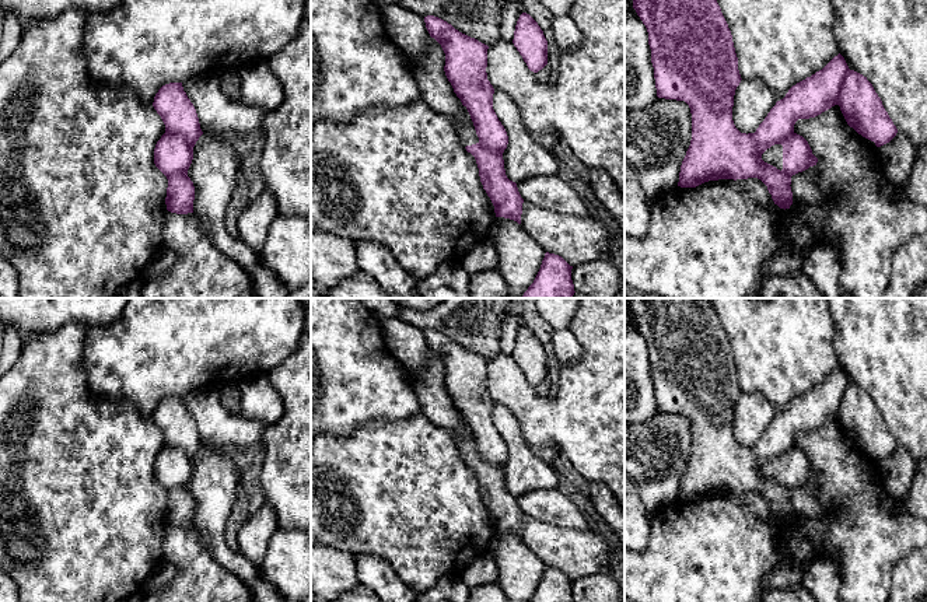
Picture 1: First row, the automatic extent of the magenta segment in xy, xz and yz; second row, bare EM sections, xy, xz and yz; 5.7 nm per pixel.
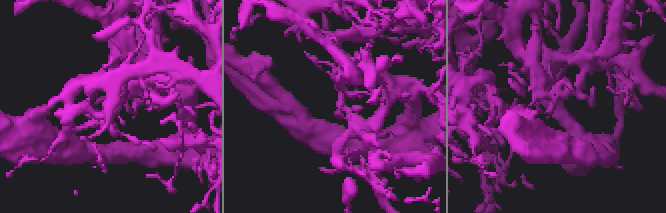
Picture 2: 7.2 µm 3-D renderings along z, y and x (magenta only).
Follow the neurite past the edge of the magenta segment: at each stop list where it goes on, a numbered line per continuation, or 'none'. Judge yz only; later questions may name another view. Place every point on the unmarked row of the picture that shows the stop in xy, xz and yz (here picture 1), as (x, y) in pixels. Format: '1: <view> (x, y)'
1: yz (773, 469)

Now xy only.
none

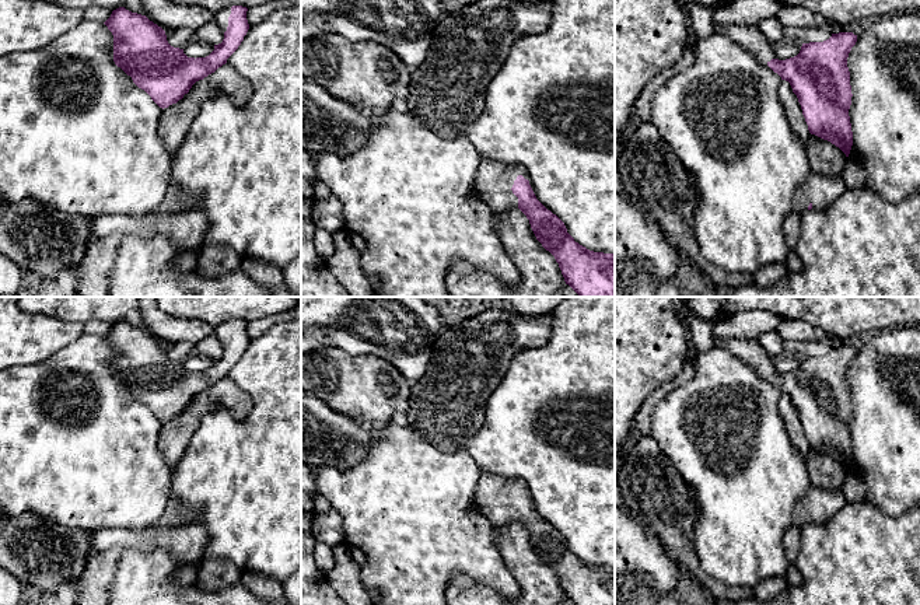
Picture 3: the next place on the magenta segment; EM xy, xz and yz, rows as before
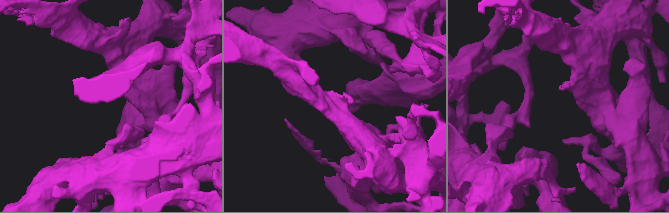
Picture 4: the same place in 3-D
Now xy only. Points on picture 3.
1: xy (220, 331)

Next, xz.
1: xz (493, 496)

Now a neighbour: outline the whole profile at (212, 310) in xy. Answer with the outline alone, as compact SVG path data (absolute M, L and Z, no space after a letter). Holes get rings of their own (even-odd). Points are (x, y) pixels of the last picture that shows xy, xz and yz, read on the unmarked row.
M157 297L160 308L175 318L196 319L217 326L225 321L251 322L284 312L300 297Z

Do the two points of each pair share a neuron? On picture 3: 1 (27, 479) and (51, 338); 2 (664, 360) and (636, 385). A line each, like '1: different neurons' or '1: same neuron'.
1: different neurons
2: same neuron

